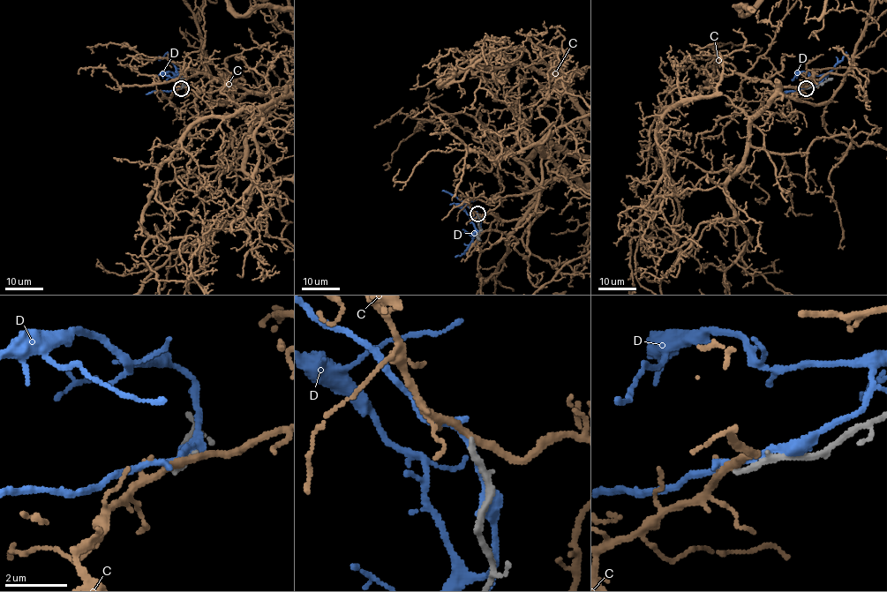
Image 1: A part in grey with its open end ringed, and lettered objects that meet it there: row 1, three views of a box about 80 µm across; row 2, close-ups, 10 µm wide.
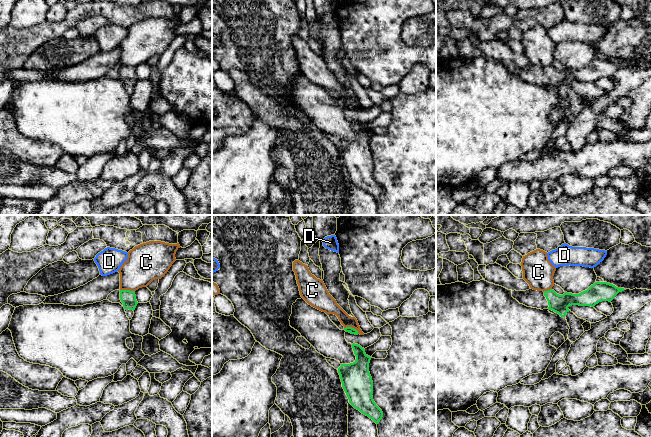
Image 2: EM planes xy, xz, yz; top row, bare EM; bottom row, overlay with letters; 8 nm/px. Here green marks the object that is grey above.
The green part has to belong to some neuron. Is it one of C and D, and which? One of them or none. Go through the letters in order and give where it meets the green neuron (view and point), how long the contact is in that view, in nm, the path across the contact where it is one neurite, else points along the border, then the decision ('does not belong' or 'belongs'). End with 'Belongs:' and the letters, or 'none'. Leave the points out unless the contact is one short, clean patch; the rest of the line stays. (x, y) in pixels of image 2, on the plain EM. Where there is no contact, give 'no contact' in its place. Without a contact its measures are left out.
C: meets green in xz at (351, 103); contact 140 nm long; border along xz (344, 103), (353, 103), (359, 109); does not belong
D: no contact; does not belong
Belongs: none

